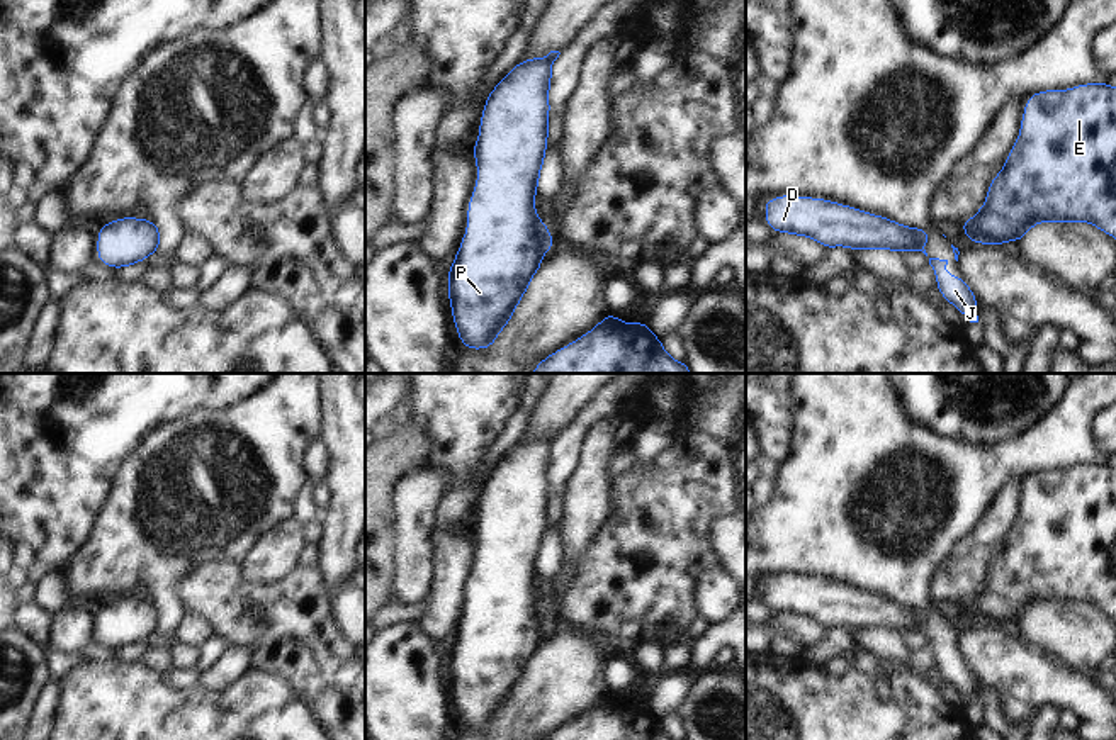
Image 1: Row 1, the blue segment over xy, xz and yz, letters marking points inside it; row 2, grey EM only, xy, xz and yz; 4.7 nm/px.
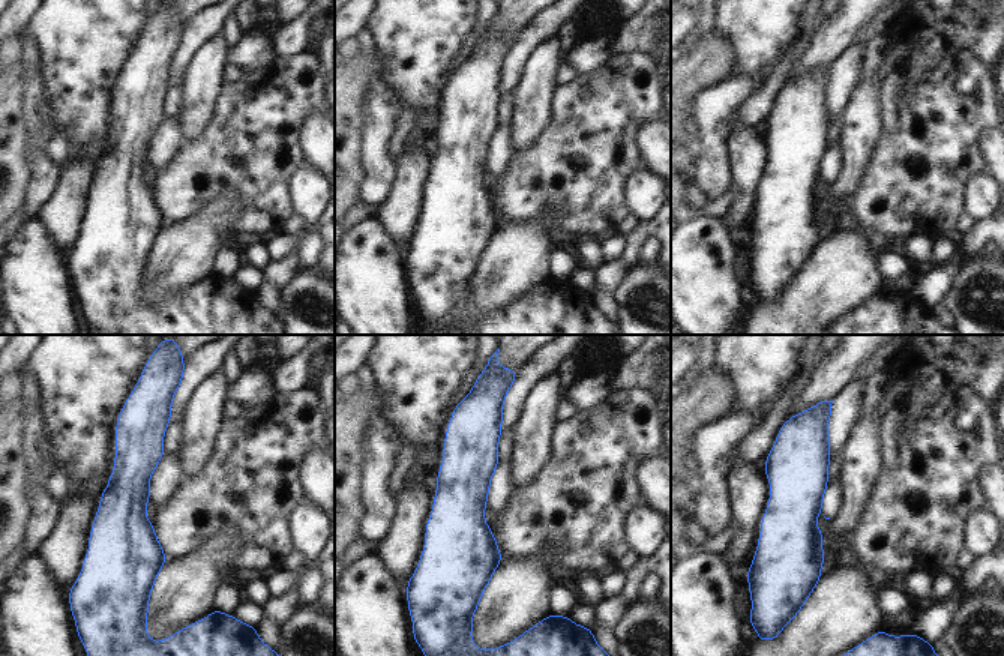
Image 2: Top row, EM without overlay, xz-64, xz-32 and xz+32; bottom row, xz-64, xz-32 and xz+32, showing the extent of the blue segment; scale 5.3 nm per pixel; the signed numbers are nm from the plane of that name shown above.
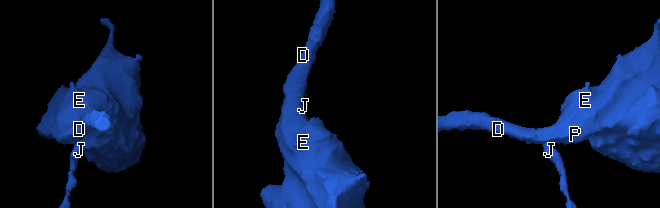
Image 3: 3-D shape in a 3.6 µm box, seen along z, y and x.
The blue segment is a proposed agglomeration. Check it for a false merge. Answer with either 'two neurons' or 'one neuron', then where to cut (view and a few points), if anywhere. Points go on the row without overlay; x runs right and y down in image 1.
two neurons; cut xz (544, 535), (535, 559), (535, 572)

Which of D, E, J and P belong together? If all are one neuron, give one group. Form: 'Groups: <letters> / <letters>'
Groups: D E P / J

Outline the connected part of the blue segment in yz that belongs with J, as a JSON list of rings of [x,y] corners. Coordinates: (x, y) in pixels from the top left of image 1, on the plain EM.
[[[929,638],[929,645],[934,650],[936,669],[943,679],[955,686],[967,701],[978,703],[977,684],[978,677],[972,672],[967,660],[960,657],[950,657],[946,652],[948,640]]]

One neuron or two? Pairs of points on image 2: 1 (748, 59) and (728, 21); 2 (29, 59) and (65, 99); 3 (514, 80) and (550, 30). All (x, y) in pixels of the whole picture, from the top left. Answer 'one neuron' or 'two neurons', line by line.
1: one neuron
2: two neurons
3: one neuron

